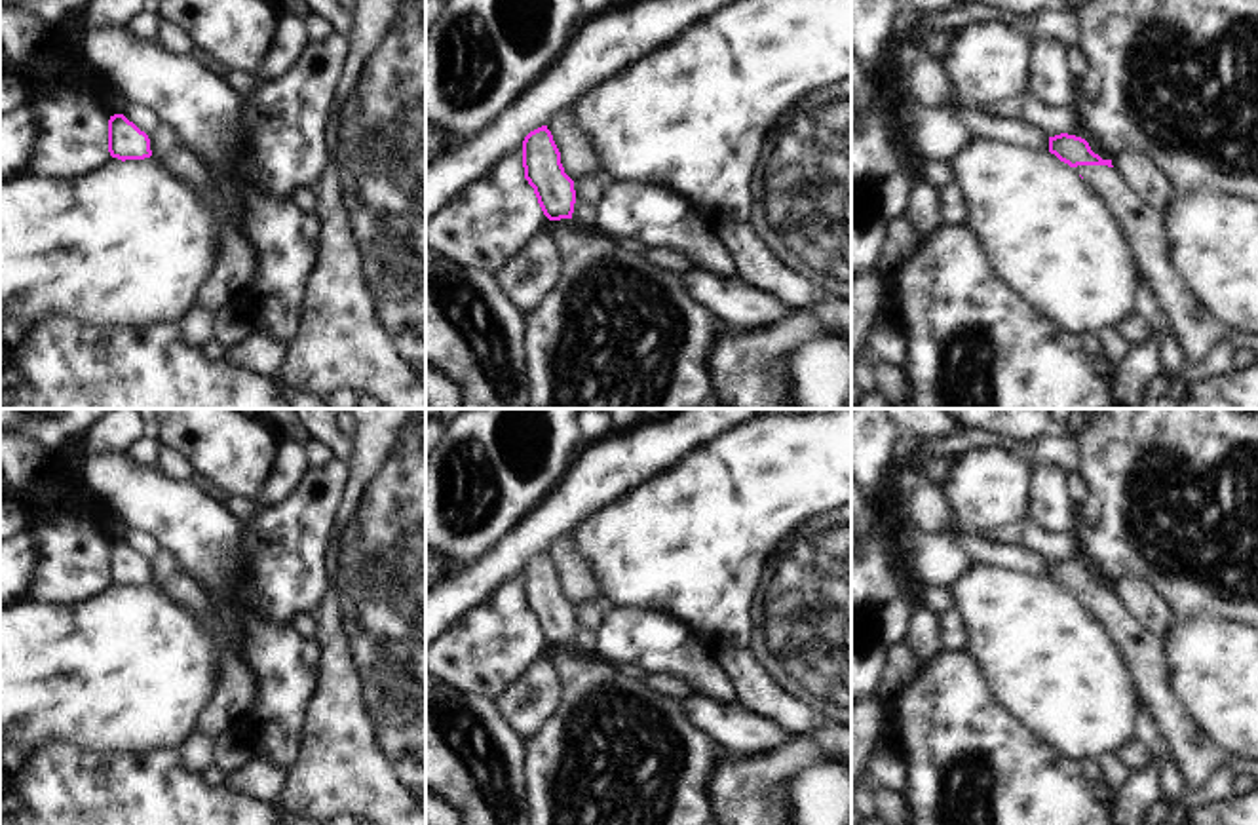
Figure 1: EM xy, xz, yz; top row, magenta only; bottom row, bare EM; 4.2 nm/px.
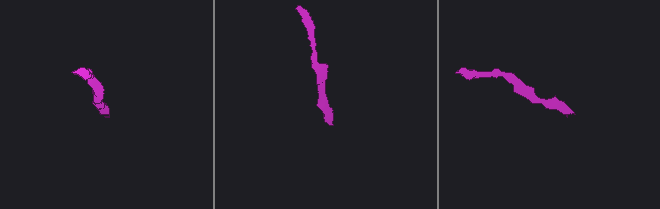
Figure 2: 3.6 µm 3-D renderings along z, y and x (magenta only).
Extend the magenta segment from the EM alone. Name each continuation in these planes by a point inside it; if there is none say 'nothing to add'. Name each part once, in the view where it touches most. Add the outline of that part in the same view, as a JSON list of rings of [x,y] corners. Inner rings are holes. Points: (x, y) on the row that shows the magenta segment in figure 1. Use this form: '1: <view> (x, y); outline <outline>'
1: yz (1198, 333); outline [[[1108,165],[1074,167],[1083,181],[1104,198],[1123,230],[1142,276],[1153,287],[1163,314],[1169,317],[1186,365],[1199,365],[1231,331],[1214,321],[1178,278],[1165,238],[1165,215],[1152,211],[1127,184],[1123,175]]]

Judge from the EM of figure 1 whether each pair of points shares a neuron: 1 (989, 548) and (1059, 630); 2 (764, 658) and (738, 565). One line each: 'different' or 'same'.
1: different
2: different

